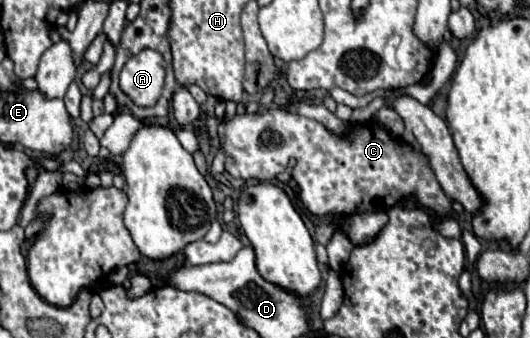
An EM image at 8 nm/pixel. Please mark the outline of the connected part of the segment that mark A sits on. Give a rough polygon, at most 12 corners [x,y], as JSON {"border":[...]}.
{"border":[[143,49],[121,69],[119,87],[151,107],[163,91],[167,63]]}

